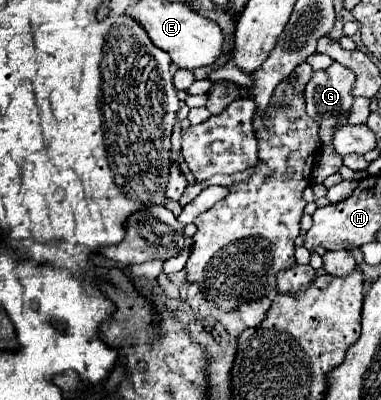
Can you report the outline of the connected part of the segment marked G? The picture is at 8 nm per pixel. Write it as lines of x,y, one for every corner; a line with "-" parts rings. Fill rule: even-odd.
333,62
329,68
313,72
305,88
305,108
313,120
319,120
319,140
323,140
323,146
331,144
331,138
337,132
337,128
347,126
349,110
353,104
353,96
351,96
353,84
355,84
355,74
349,68
343,68
343,64

